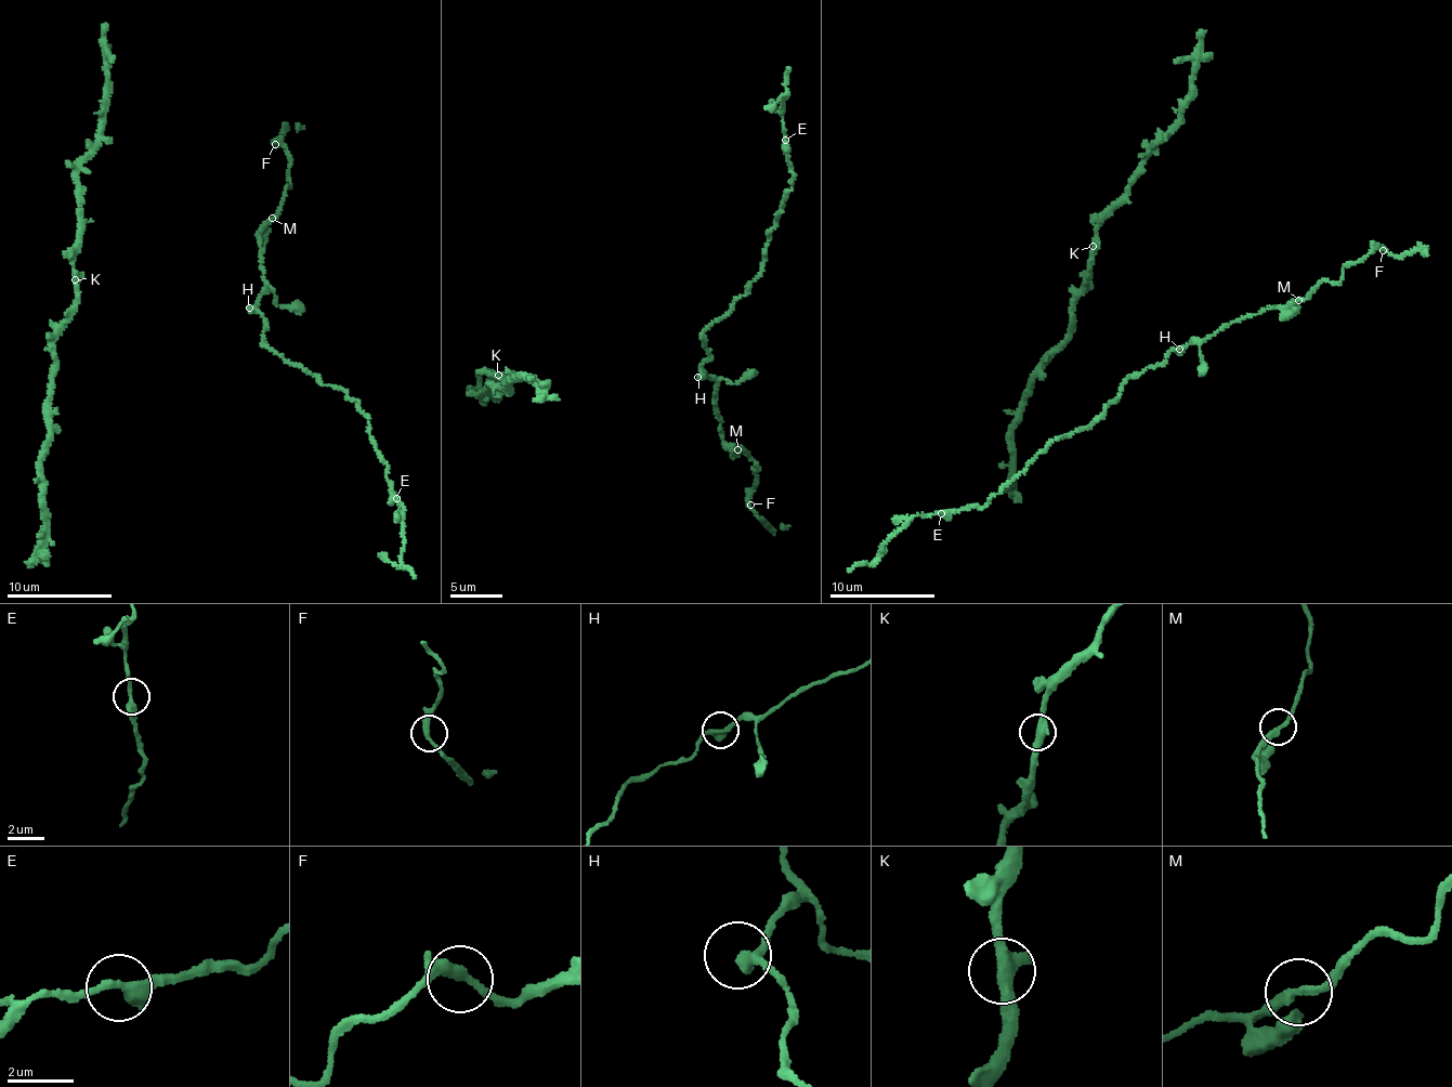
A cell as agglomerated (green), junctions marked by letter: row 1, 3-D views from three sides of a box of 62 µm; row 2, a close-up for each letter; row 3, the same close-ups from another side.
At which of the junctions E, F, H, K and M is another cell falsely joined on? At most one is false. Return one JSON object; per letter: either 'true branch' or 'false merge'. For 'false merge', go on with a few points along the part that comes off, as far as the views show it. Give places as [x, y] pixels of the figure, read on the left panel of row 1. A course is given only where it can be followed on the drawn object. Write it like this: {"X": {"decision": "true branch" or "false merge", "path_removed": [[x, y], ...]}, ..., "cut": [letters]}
{"E": {"decision": "true branch"}, "F": {"decision": "true branch"}, "H": {"decision": "true branch"}, "K": {"decision": "true branch"}, "M": {"decision": "true branch"}, "cut": []}

